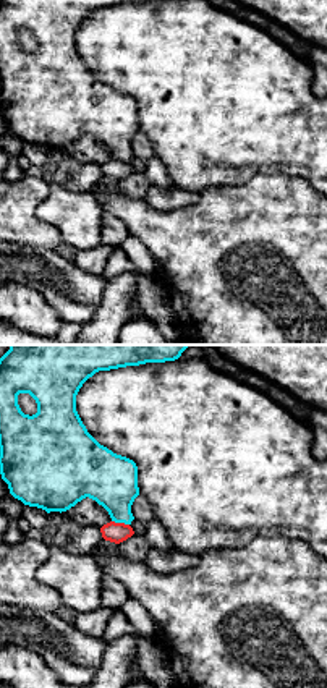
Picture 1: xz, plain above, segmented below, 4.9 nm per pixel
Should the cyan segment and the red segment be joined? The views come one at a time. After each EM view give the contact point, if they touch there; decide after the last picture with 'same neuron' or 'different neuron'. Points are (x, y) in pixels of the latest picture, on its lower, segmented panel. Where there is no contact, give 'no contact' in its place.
meets cyan at (120, 522)

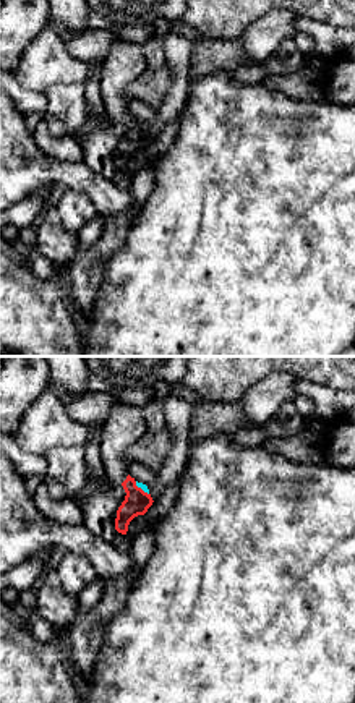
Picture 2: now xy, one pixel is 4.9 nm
meets cyan at (141, 488)

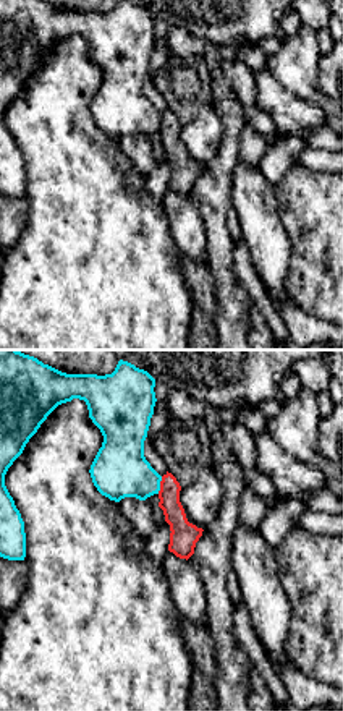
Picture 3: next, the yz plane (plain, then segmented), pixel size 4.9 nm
meets cyan at (159, 485)

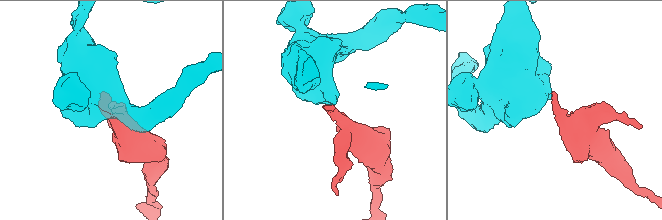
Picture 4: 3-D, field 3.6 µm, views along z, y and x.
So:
different neuron

